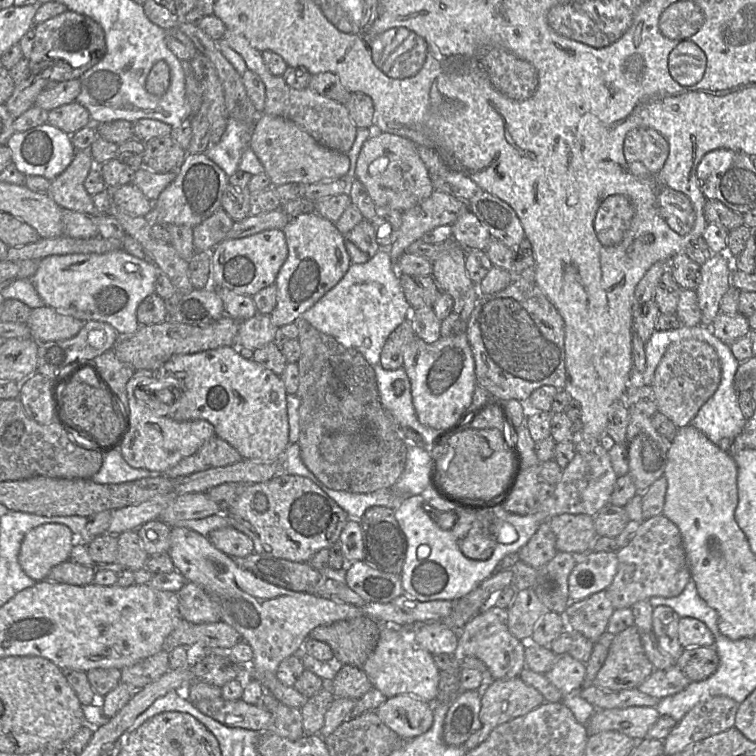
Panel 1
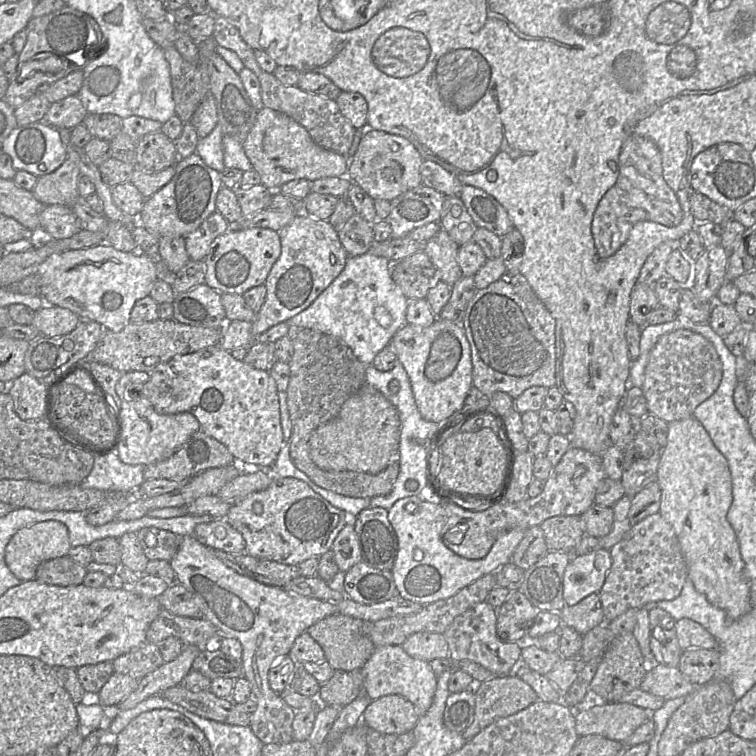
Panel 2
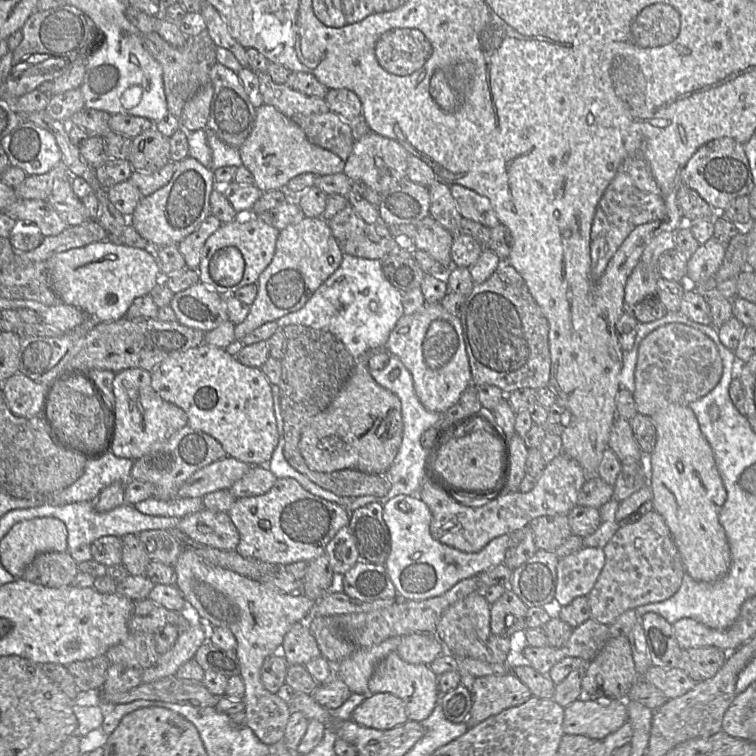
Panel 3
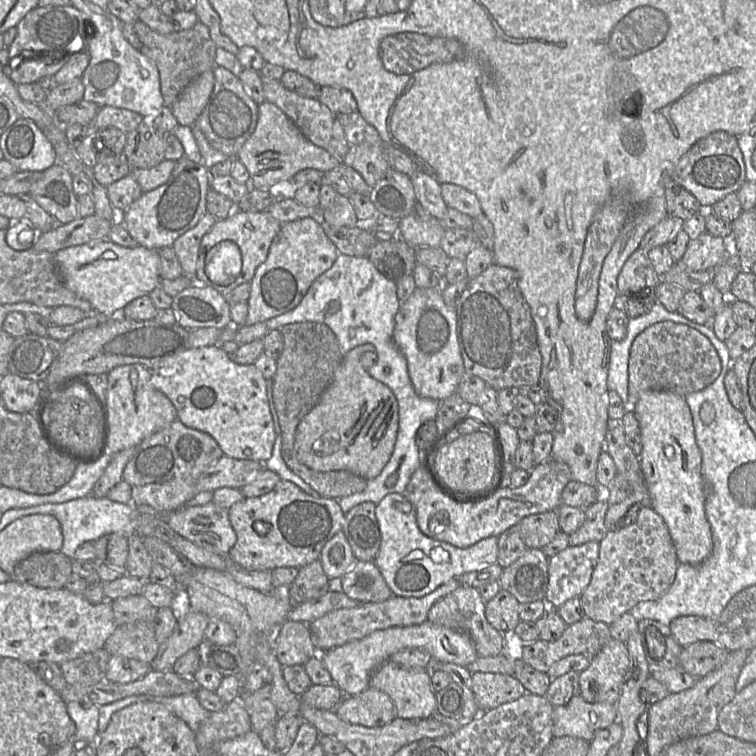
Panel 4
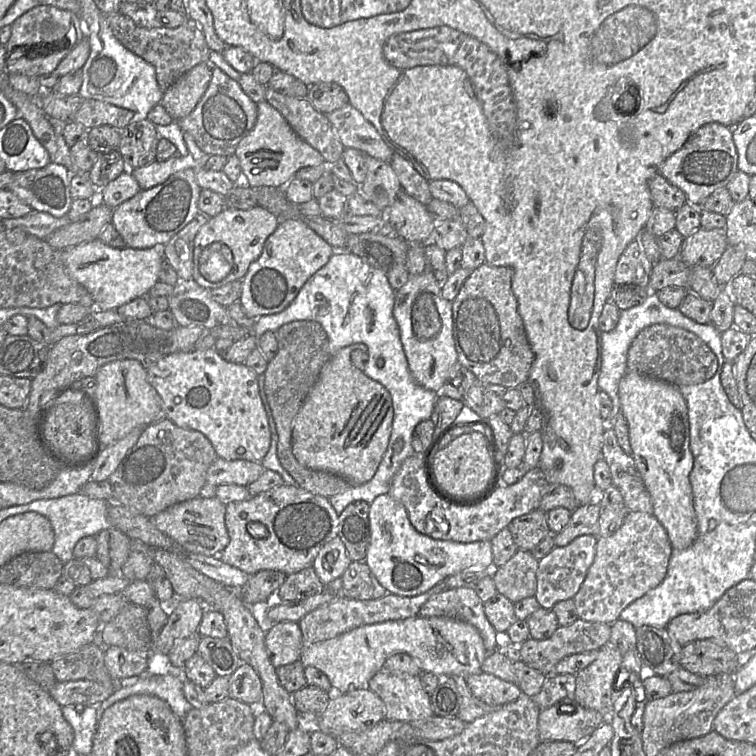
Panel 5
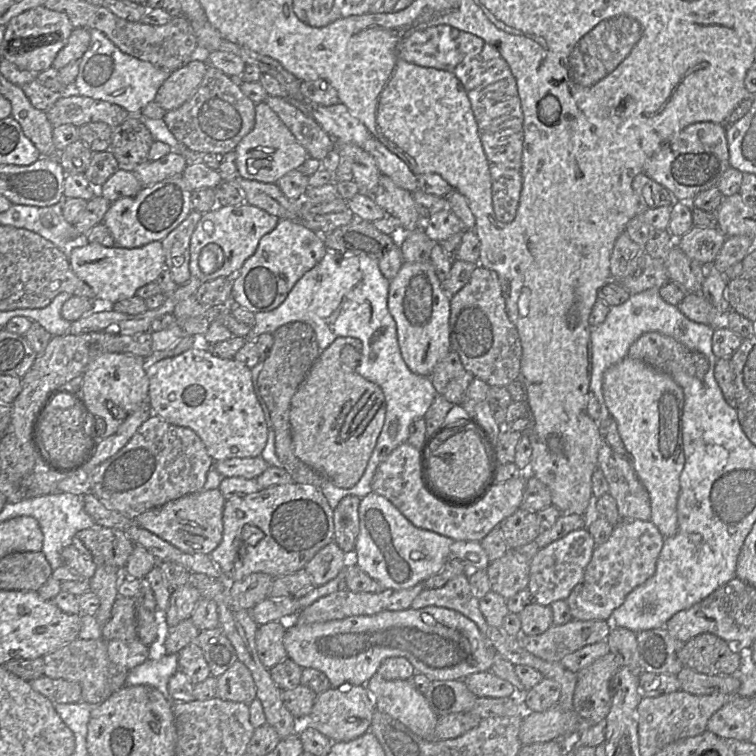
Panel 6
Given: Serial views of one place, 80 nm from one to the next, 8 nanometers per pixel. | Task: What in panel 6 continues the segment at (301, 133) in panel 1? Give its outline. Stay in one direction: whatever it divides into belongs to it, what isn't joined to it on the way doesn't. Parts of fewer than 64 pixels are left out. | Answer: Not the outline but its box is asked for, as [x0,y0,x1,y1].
[235,101,309,184]

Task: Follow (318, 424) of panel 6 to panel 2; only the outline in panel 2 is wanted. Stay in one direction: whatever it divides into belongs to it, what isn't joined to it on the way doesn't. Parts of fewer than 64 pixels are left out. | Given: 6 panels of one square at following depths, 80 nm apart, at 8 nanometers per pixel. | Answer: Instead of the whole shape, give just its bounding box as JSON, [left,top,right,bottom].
[308,382,400,474]

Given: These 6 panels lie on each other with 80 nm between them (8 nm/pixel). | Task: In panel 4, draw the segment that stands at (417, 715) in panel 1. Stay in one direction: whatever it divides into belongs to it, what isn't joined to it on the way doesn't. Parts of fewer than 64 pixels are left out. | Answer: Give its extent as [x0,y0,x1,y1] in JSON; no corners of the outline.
[332,687,397,727]

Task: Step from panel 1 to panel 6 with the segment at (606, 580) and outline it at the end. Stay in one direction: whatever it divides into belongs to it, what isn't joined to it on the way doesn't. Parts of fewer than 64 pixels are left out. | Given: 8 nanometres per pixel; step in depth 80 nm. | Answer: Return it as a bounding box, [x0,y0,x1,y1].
[527,528,594,606]

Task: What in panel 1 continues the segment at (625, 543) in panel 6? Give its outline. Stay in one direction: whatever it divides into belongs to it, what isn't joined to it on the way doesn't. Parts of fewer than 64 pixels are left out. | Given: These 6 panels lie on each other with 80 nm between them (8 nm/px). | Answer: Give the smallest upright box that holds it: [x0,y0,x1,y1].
[606,515,691,609]

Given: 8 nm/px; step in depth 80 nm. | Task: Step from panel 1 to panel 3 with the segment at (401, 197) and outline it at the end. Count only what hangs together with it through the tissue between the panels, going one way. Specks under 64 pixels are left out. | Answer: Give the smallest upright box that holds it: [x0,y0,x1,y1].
[343,131,411,193]

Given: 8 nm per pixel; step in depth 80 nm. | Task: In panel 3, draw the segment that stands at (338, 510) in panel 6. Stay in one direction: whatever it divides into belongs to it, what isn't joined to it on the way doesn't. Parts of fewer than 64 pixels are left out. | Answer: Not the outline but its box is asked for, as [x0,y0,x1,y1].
[349,503,390,565]

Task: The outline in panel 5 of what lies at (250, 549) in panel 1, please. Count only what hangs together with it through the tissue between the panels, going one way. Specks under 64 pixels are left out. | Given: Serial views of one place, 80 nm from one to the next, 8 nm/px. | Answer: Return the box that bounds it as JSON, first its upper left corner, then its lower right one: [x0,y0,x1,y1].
[150,496,230,556]

